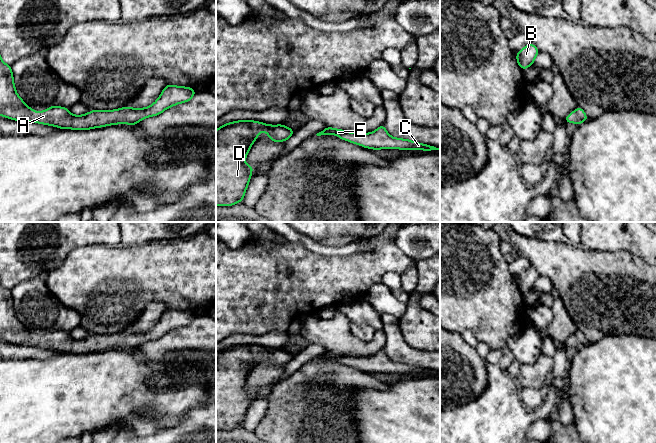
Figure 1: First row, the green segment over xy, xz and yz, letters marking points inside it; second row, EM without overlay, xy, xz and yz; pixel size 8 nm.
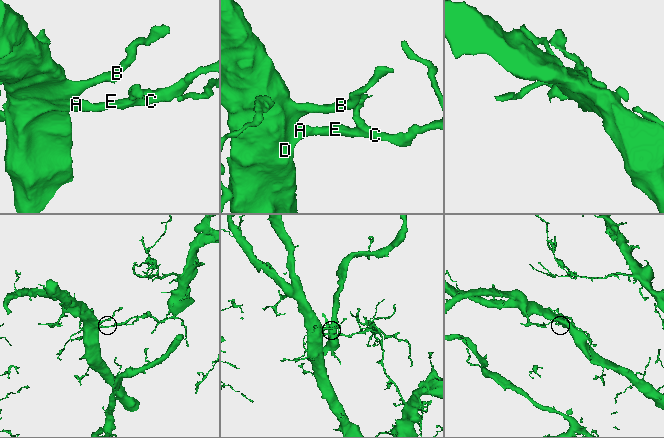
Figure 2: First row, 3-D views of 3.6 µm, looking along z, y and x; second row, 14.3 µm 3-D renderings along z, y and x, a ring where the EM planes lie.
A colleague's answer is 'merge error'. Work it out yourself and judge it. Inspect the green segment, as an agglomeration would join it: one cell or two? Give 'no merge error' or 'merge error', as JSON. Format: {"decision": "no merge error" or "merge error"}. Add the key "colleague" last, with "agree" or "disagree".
{"decision": "no merge error", "colleague": "disagree"}

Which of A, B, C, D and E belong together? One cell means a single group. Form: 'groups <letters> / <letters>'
groups A B C D E

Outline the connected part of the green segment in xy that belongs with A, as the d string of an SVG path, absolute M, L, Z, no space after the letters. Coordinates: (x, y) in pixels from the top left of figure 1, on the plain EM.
M0 279L0 340L16 345L35 346L60 353L89 354L116 348L135 350L142 343L157 340L177 328L190 325L196 314L190 311L166 309L158 323L146 332L92 334L84 339L73 339L68 332L51 330L36 336L17 318L12 291Z

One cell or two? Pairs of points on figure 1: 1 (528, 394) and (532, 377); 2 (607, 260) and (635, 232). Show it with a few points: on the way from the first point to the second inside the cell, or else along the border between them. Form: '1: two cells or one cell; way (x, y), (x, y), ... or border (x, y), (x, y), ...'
1: two cells; border (521, 387), (534, 387), (539, 390)
2: two cells; border (604, 250), (628, 251), (639, 258)

